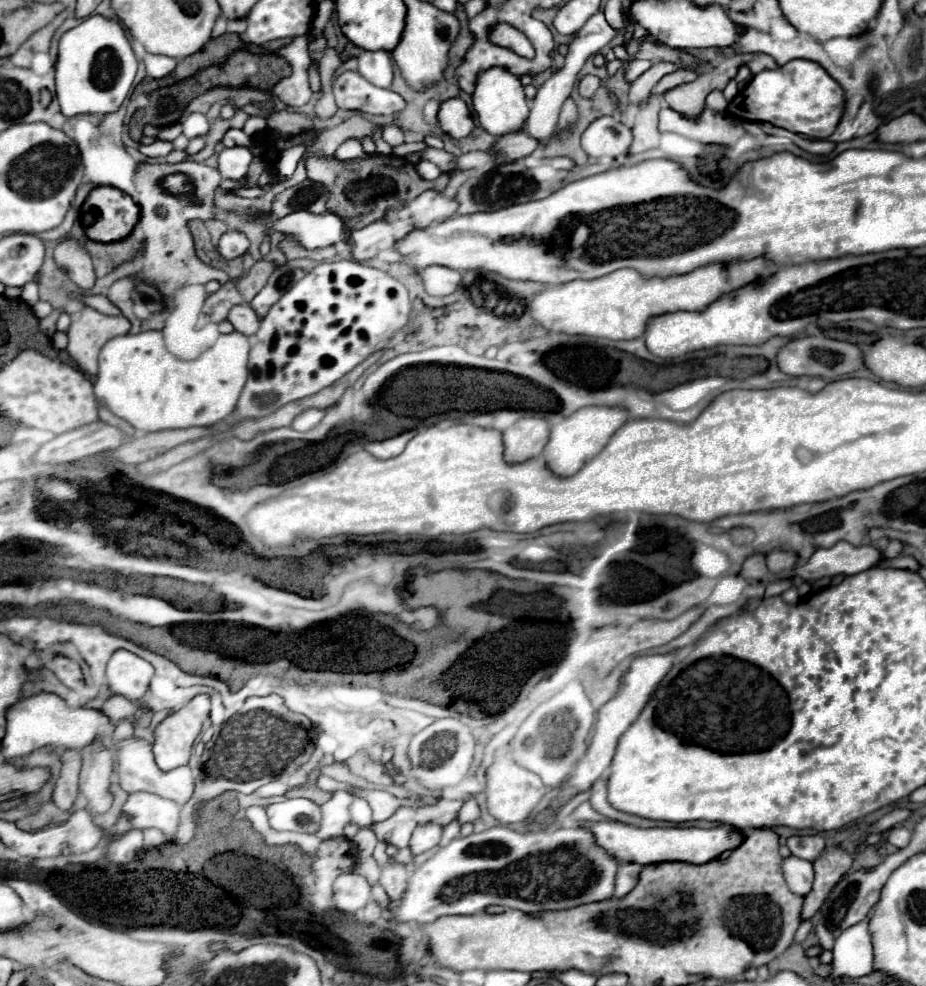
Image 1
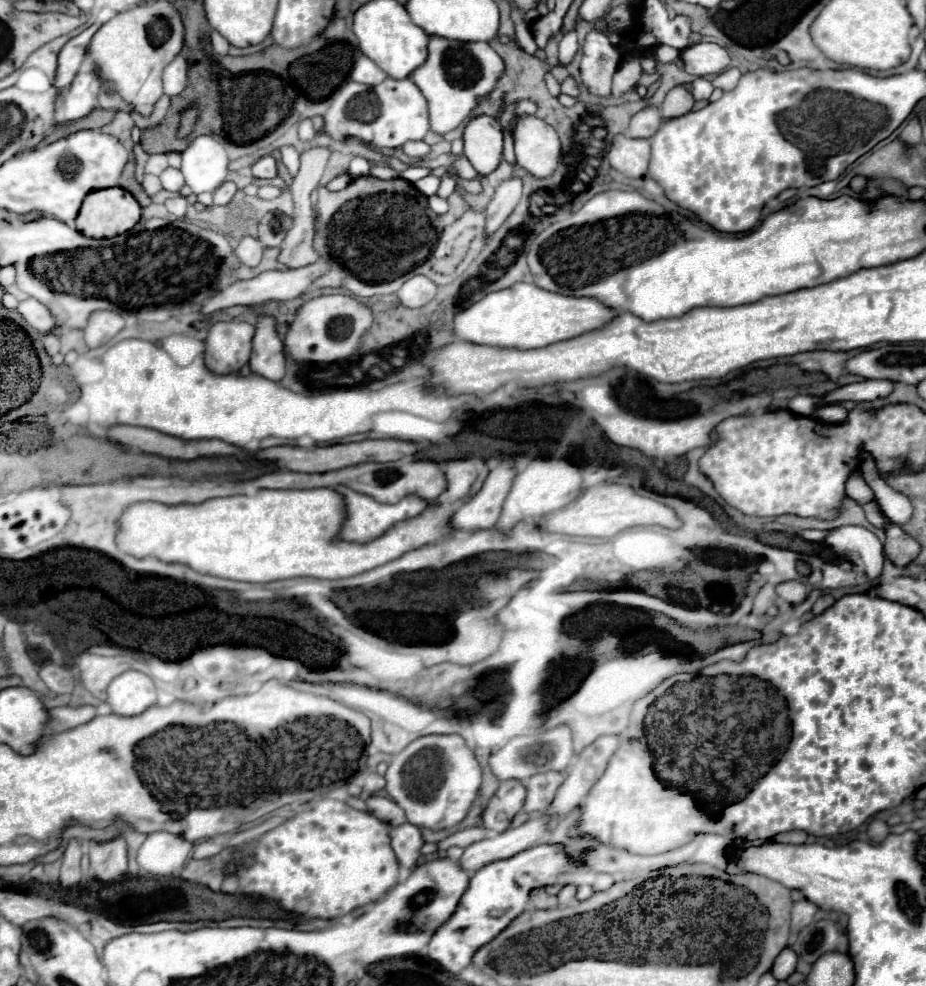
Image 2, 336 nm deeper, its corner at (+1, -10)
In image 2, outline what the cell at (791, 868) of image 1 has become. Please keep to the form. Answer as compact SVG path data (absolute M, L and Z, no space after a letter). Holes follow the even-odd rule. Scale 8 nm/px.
M806 898L794 902L794 908L792 908L792 930L800 930L800 928L808 926L814 920L816 910L818 910L818 906L814 906Z

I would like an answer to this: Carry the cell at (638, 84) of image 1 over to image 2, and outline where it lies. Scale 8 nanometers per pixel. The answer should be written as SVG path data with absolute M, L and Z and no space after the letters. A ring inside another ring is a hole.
M646 106L644 110L640 110L638 114L632 116L630 126L626 130L626 136L630 136L630 138L650 138L658 130L660 124L662 124L660 108L658 106Z

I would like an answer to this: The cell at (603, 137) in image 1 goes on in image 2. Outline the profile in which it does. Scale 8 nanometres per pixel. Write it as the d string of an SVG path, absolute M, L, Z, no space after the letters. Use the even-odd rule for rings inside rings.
M616 134L610 150L606 152L610 166L630 178L642 178L648 172L650 160L650 140L636 140L624 134Z

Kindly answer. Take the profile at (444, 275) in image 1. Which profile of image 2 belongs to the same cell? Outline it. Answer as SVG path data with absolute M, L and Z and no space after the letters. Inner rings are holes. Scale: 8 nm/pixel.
M414 276L408 282L404 282L404 286L396 292L396 296L408 308L422 308L434 298L436 288L438 286L430 278Z

